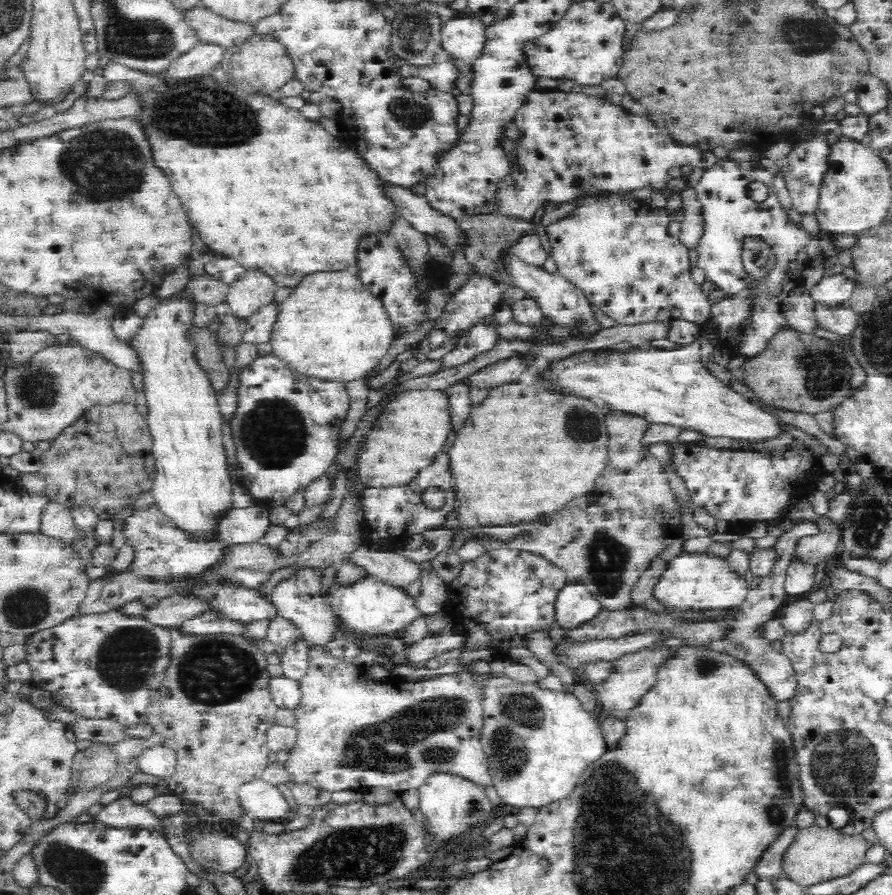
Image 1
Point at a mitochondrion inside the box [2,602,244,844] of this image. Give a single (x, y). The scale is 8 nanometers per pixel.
(126, 659)

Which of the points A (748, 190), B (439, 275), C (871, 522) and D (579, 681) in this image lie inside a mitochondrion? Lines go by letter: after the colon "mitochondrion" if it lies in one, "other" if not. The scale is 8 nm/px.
A: other
B: other
C: mitochondrion
D: other

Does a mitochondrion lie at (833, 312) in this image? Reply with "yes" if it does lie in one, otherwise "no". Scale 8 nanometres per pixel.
no

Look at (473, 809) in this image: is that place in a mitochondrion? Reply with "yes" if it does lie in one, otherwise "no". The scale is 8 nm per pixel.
yes

